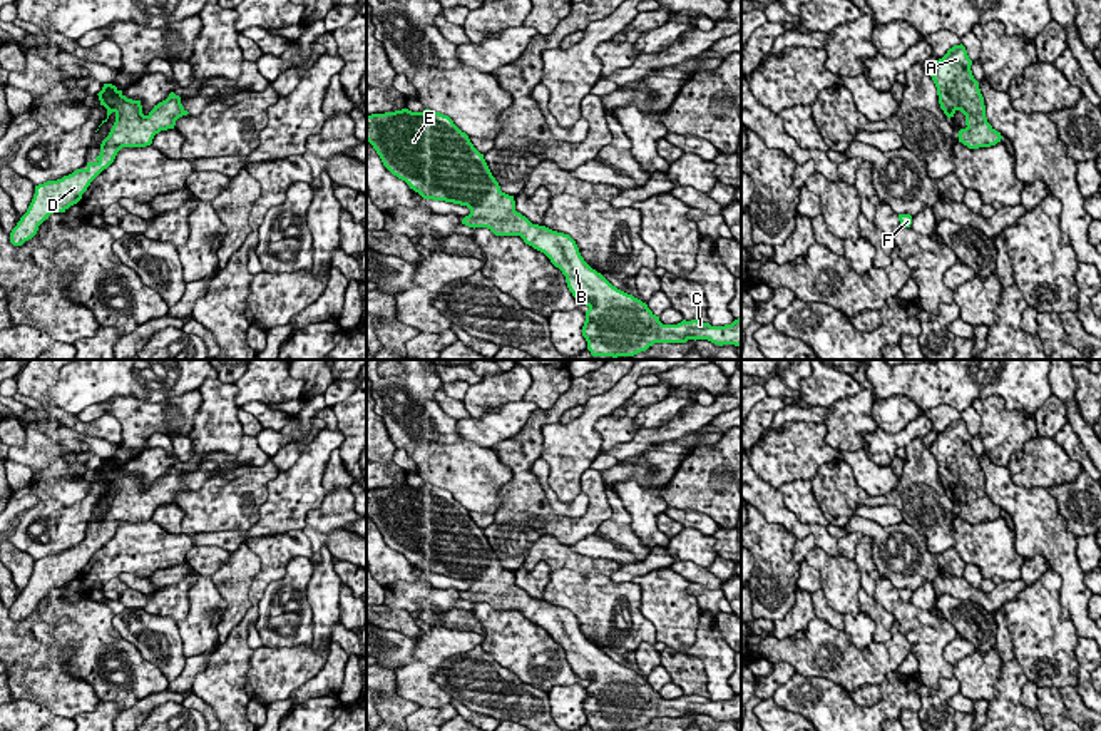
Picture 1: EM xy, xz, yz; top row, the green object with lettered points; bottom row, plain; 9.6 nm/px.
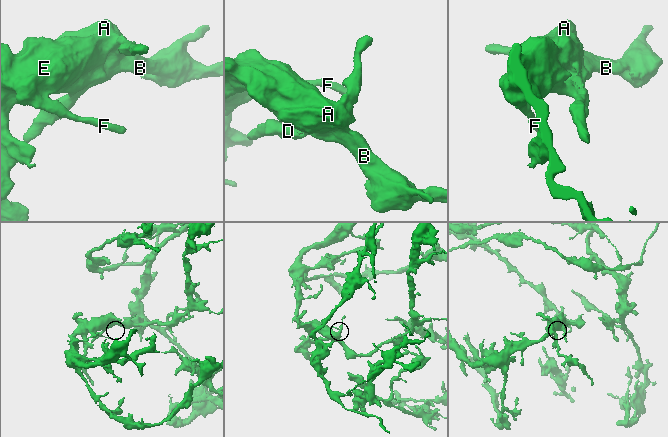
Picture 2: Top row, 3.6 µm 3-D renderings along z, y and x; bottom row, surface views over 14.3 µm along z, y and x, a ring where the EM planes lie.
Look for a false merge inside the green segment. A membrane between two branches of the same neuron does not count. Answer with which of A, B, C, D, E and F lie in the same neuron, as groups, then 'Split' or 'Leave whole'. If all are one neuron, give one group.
Groups: A D E F / B C. Split

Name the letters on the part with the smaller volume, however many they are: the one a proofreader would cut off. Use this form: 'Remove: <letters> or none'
Remove: B, C

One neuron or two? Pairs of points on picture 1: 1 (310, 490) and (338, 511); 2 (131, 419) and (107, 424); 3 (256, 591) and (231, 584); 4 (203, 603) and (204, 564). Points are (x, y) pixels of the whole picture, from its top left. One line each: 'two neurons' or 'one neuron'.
1: two neurons
2: two neurons
3: two neurons
4: two neurons

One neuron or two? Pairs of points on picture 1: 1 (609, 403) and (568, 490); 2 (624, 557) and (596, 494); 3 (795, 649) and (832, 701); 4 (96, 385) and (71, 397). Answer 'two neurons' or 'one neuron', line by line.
1: one neuron
2: two neurons
3: two neurons
4: one neuron

